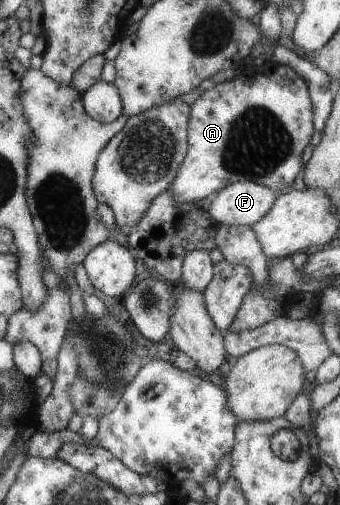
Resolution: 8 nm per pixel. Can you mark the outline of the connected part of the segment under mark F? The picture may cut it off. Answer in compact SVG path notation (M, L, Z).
M231 182L216 193L208 212L218 225L252 226L277 201L272 189L255 182Z

